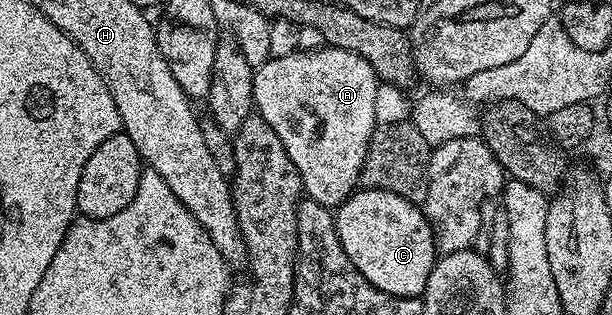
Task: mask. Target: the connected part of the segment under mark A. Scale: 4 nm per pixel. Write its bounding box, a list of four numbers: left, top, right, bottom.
[252,45,379,206]

